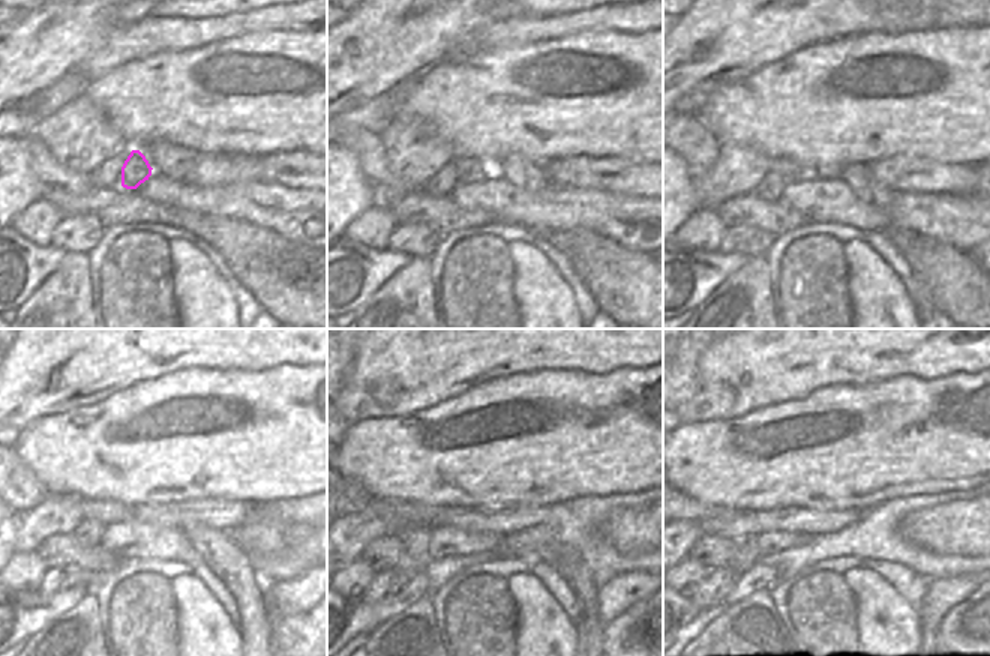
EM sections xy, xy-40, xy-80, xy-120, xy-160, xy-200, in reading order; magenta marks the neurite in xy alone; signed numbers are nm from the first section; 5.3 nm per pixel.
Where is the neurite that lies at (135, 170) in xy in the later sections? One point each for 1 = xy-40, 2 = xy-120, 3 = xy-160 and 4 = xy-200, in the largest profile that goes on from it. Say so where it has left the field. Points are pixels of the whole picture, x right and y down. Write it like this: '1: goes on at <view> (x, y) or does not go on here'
1: goes on at xy-40 (468, 170)
2: goes on at xy-120 (107, 512)
3: goes on at xy-160 (402, 515)
4: goes on at xy-200 (693, 511)

